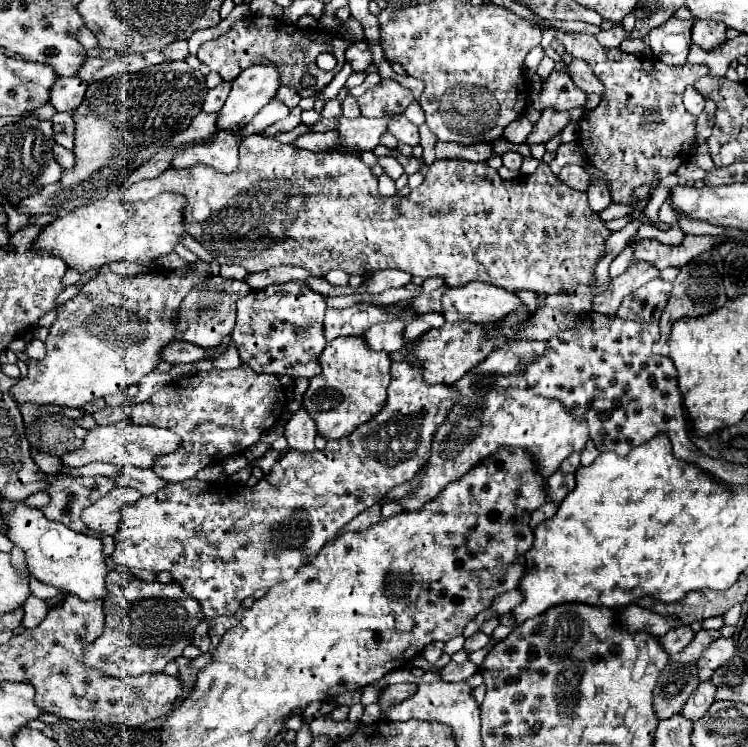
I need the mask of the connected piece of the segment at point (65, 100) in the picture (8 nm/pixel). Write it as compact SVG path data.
M76 76L72 78L58 78L52 88L50 88L50 104L58 112L74 112L78 104L84 98L86 92L86 82L78 80Z

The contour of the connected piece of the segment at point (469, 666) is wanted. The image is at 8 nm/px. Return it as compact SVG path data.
M450 662L442 668L442 678L448 682L464 682L466 678L470 678L474 672L478 672L478 666L474 668L474 662L464 662L464 664L456 664Z

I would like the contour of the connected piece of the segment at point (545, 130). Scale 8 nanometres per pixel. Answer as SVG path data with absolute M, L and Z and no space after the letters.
M556 108L542 110L540 122L534 126L534 130L528 136L528 144L546 142L554 134L558 134L568 122L570 122L570 112L566 112L566 110L556 110Z

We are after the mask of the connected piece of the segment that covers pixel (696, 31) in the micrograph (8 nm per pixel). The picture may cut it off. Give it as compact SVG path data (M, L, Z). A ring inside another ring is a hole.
M696 20L694 28L692 28L692 42L702 46L702 48L716 48L718 44L722 44L722 40L726 38L726 26L724 24L714 24L714 20Z

